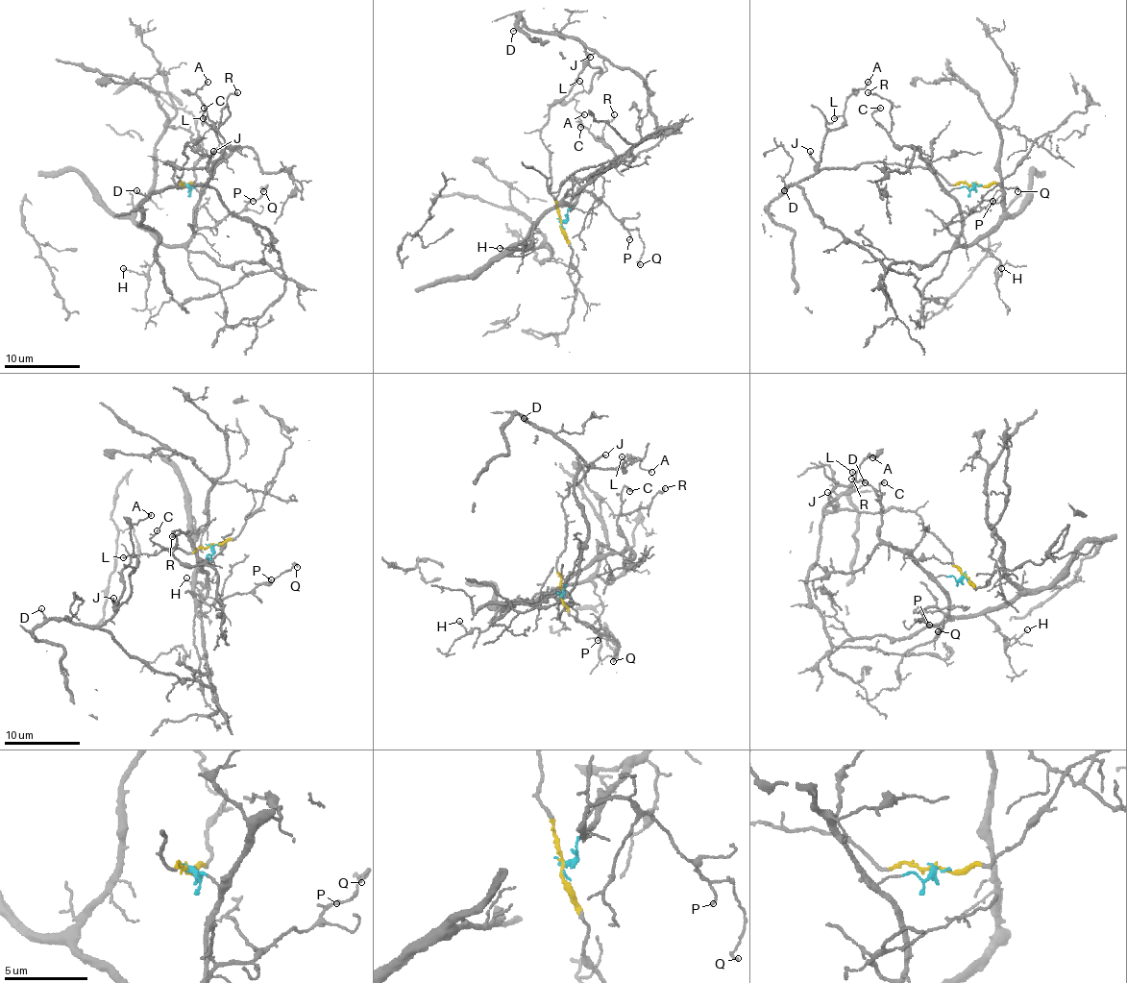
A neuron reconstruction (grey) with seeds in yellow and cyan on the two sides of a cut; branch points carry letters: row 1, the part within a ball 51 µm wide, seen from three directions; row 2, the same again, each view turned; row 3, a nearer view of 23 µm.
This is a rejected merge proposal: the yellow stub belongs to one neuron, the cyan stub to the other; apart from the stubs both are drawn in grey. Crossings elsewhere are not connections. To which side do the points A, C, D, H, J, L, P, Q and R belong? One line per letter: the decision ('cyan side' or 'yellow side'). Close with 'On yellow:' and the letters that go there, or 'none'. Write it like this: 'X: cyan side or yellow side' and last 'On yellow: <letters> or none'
A: yellow side
C: cyan side
D: yellow side
H: cyan side
J: yellow side
L: yellow side
P: cyan side
Q: cyan side
R: cyan side
On yellow: A, D, J, L

